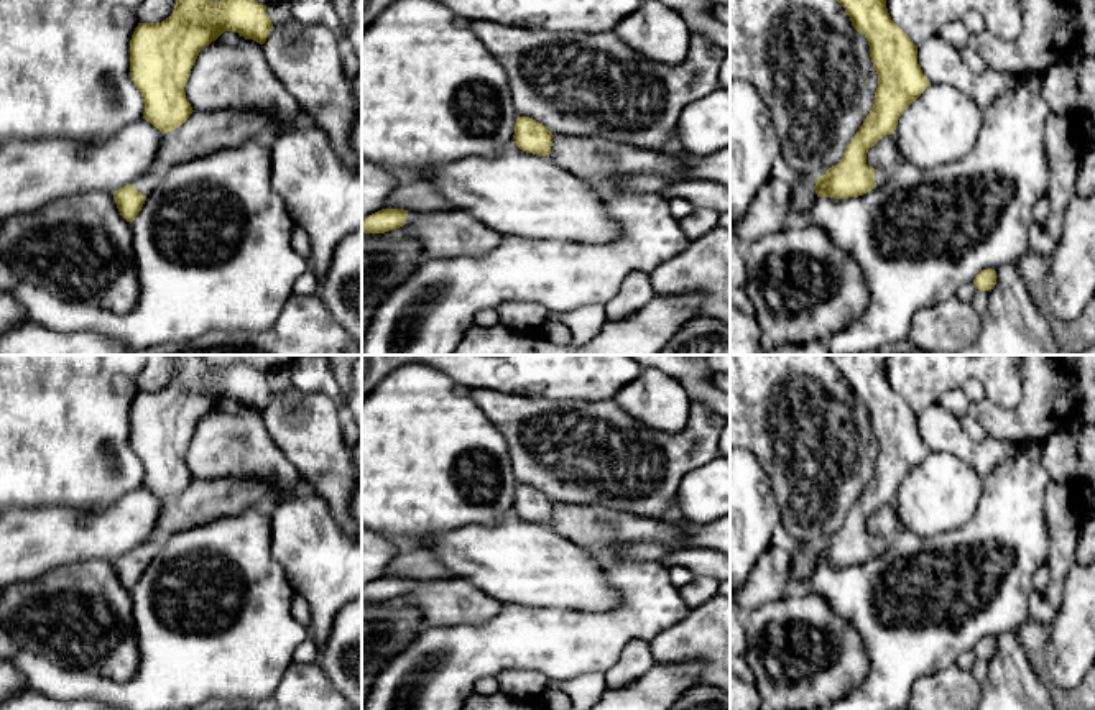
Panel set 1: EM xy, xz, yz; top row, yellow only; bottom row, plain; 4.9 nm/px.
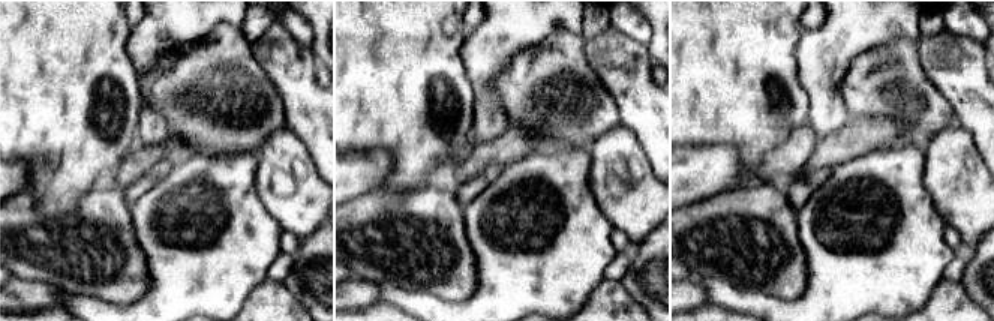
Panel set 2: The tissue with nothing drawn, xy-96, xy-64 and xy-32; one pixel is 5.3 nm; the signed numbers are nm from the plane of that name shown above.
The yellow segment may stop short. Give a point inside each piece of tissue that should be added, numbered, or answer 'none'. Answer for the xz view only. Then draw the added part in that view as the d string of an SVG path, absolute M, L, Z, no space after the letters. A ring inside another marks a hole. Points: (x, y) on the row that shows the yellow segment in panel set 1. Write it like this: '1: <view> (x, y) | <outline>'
none

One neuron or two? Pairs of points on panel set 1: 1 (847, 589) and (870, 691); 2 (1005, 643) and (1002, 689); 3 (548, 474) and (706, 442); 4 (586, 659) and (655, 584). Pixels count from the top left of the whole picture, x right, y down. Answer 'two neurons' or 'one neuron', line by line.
1: one neuron
2: one neuron
3: one neuron
4: one neuron

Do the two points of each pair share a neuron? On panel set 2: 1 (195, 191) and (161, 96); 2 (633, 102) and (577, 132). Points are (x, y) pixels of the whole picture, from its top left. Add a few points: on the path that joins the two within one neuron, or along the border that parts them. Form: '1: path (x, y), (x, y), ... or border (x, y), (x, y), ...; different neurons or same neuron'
1: border (192, 152), (228, 153); different neurons
2: border (600, 80), (615, 102), (619, 123); different neurons

